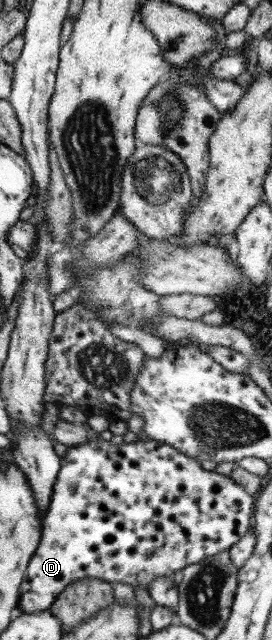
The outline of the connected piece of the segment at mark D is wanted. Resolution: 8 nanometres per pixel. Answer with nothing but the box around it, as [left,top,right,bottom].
[16,433,255,614]

